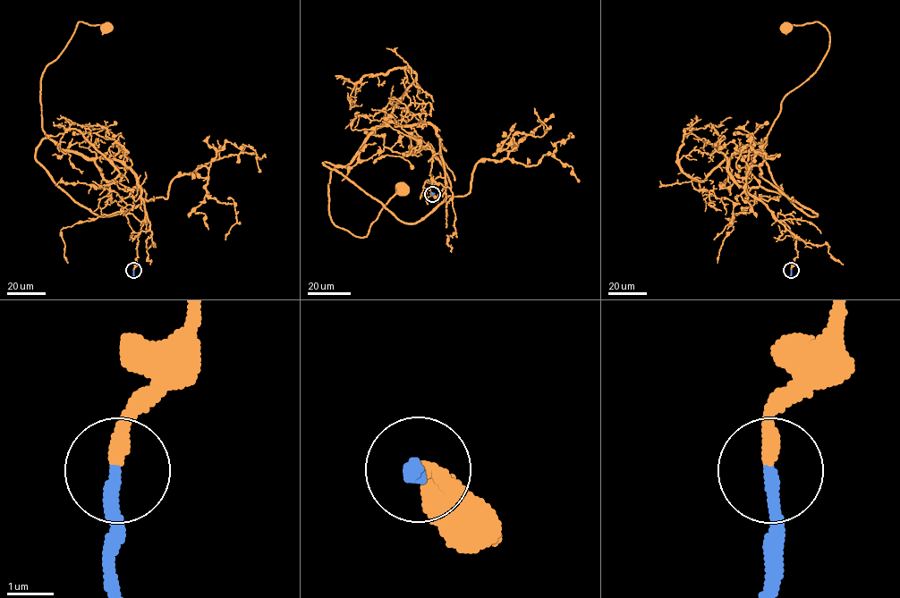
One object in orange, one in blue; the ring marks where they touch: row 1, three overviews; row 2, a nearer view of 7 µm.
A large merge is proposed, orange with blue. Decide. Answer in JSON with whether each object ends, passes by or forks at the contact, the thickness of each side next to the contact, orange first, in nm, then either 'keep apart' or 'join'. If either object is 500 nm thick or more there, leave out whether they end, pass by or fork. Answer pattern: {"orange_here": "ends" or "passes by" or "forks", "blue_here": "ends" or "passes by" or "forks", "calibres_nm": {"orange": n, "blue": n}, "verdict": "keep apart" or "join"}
{"orange_here": "ends", "blue_here": "ends", "calibres_nm": {"orange": 320, "blue": 280}, "verdict": "join"}

